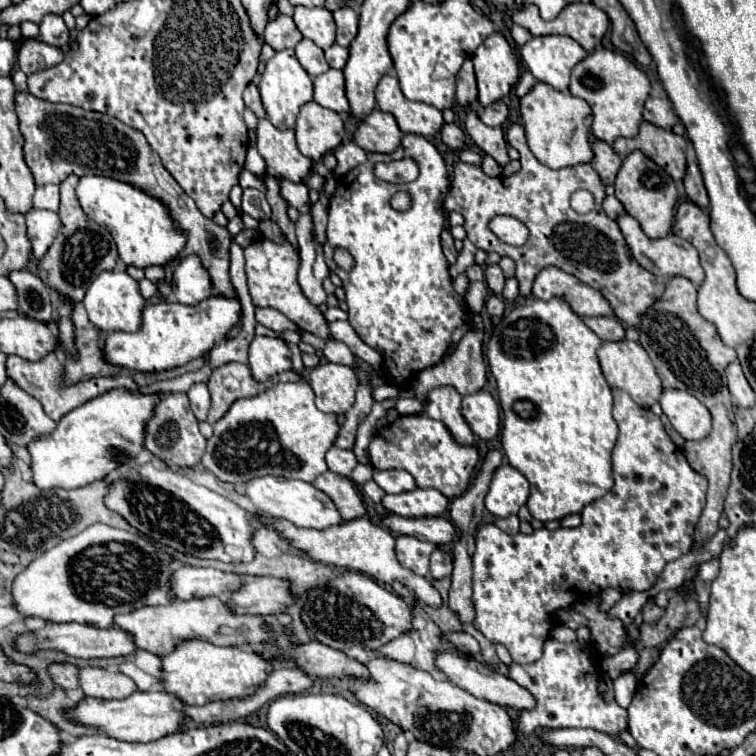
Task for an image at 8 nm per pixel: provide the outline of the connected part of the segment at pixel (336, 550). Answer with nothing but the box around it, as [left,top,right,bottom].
[257,513,441,607]

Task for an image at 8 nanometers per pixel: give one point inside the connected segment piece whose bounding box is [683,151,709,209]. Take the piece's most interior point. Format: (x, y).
(693, 181)

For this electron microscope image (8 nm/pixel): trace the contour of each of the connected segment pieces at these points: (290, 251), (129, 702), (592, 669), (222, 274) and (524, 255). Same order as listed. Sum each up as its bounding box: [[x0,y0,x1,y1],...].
[[245,237,333,341],[67,691,185,741],[509,639,627,735],[15,91,235,295],[445,123,665,327]]

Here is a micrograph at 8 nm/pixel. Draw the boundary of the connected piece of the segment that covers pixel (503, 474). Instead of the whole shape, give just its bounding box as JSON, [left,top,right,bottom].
[485,463,529,519]

